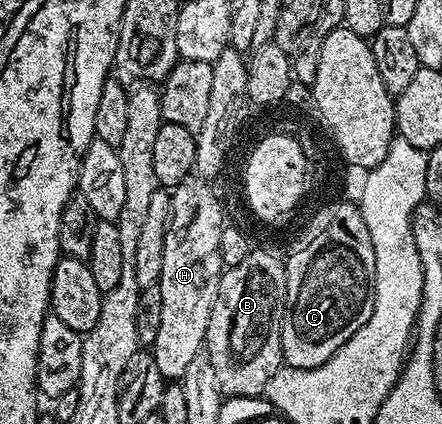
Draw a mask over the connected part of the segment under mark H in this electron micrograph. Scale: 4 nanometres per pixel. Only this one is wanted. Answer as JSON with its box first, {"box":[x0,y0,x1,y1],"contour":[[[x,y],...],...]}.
{"box":[150,176,226,380],"contour":[[[189,176],[171,191],[171,214],[165,228],[162,272],[158,281],[162,296],[162,322],[157,339],[150,346],[154,364],[166,380],[183,379],[194,356],[202,353],[210,312],[225,267],[218,252],[218,240],[226,225],[224,210],[211,185],[199,176]]]}

